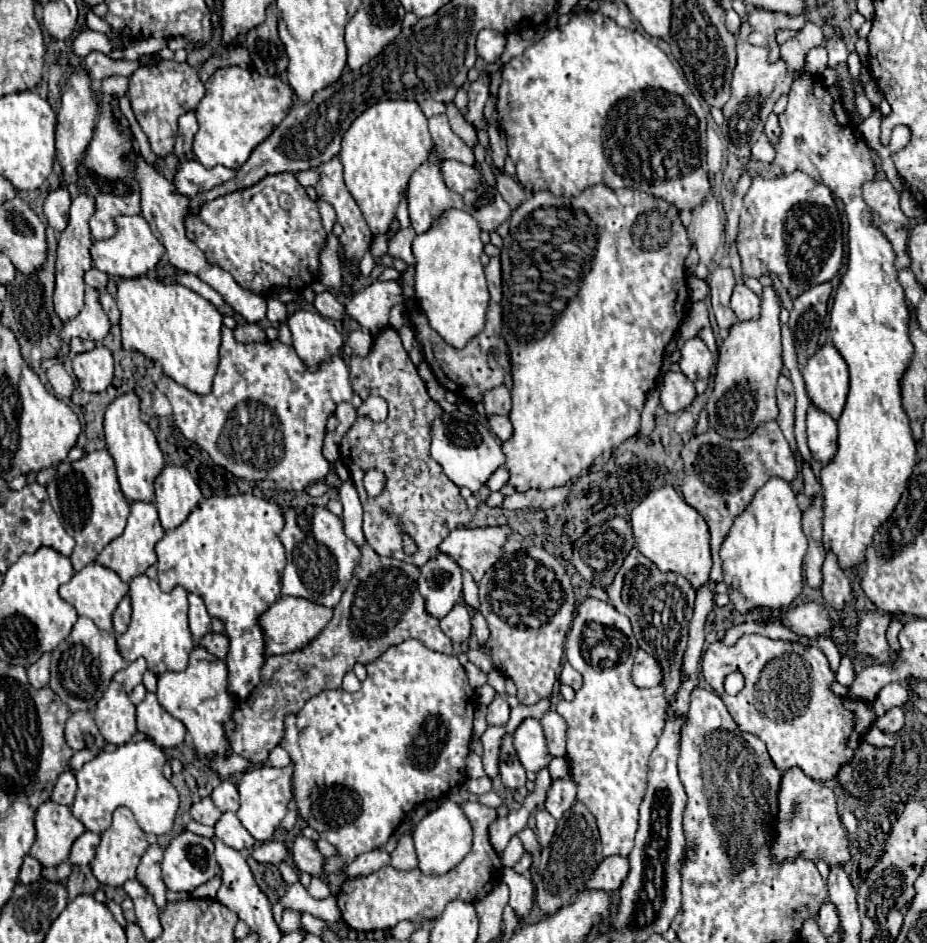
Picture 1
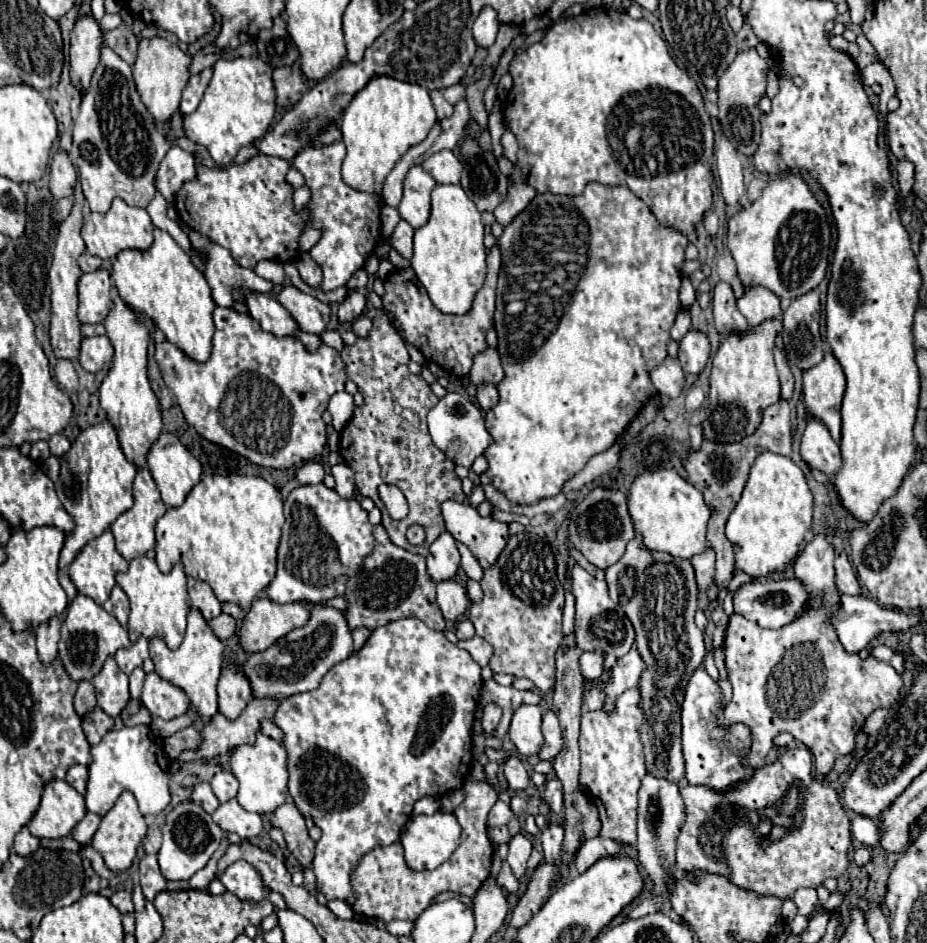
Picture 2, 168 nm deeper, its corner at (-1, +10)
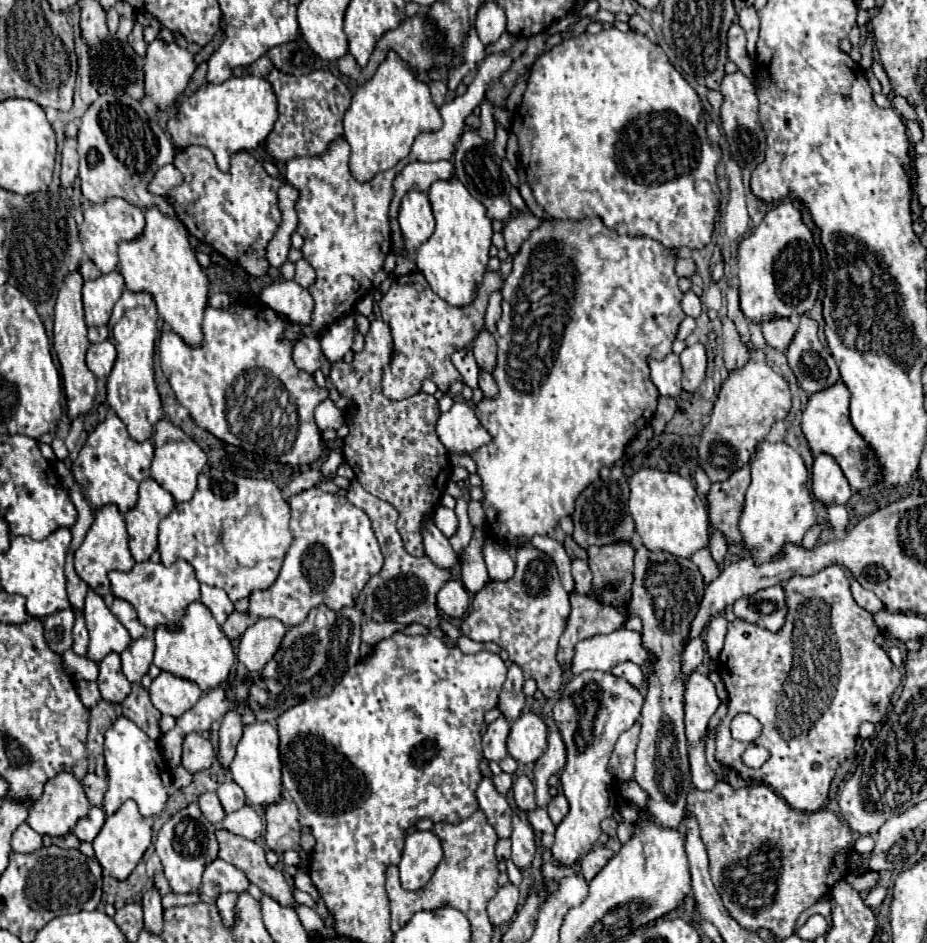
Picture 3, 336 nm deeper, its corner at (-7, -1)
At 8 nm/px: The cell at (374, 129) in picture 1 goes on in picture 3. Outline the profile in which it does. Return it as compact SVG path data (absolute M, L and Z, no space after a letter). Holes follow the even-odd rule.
M388 50L388 56L378 66L376 74L368 82L358 86L358 90L352 96L352 104L344 112L344 138L348 140L348 144L352 148L352 152L350 152L350 172L352 172L352 176L360 182L372 180L374 174L378 174L382 170L388 170L388 168L396 166L396 162L406 158L410 148L412 148L414 138L420 132L432 132L432 130L440 130L440 128L442 128L442 116L432 102L428 84L418 80L416 72L412 68L408 68L404 64L404 60L394 50Z

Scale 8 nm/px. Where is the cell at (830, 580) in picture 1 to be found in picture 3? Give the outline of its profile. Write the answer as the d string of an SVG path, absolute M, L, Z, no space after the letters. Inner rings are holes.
M852 578L852 594L854 594L854 600L856 600L864 610L868 610L868 612L880 612L880 610L884 610L882 600L880 600L874 592L864 590L854 578Z

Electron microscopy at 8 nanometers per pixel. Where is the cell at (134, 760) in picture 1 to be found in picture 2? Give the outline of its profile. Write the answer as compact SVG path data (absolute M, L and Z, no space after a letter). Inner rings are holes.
M146 725L136 727L124 727L120 731L108 731L102 741L92 747L92 763L88 765L88 785L86 785L86 807L90 813L96 813L104 817L120 793L130 791L140 807L142 815L158 815L162 813L172 795L170 795L170 771L168 771L168 759L162 751L162 745L156 741L156 737L150 731L148 737Z

